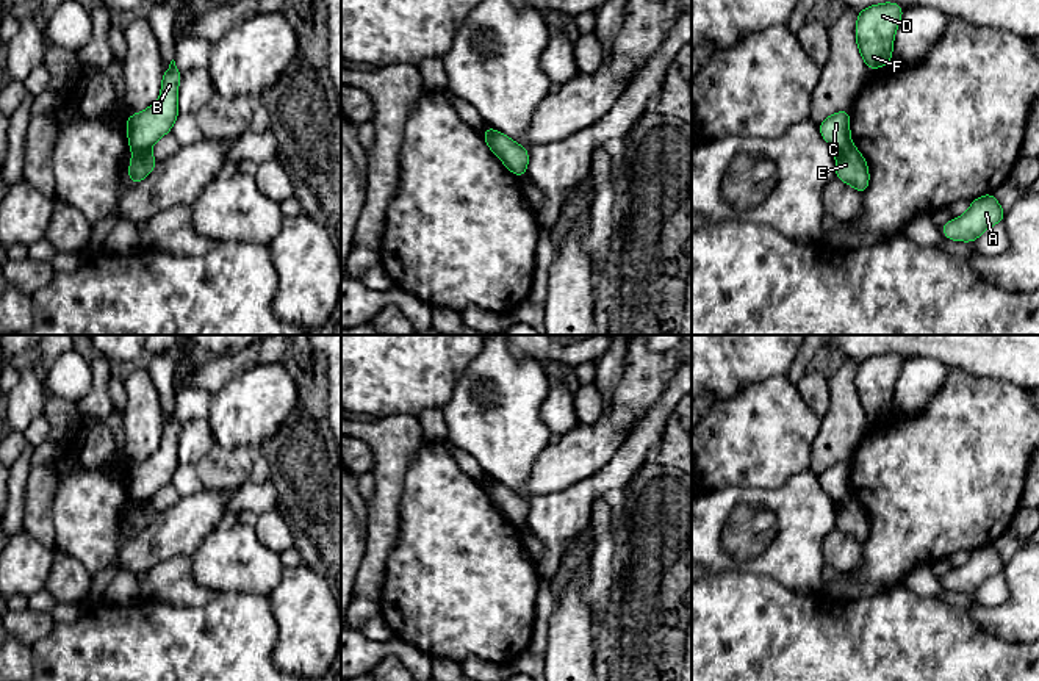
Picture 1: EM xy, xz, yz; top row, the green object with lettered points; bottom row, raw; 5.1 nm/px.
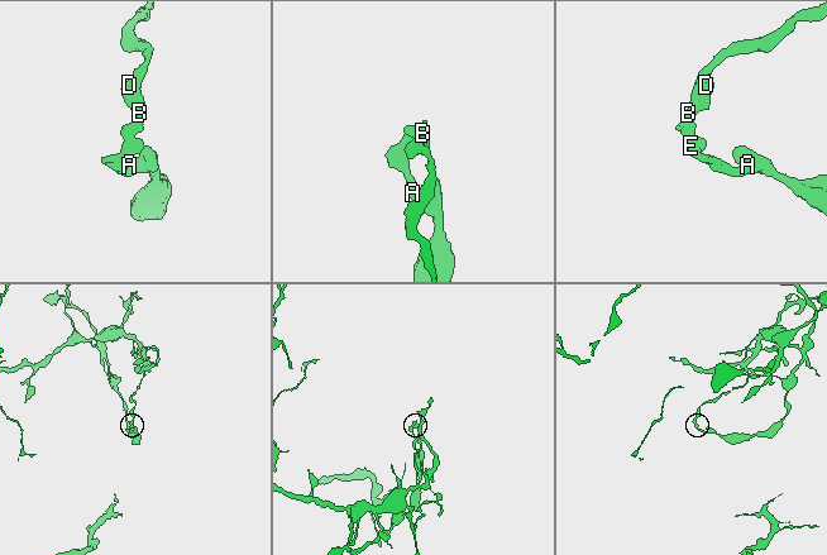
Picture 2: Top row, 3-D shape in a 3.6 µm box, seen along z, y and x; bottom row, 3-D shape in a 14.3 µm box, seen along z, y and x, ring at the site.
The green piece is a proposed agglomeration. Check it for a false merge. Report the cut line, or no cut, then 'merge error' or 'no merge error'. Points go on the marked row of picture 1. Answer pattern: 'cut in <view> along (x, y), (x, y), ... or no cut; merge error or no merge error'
cut in xy along (147, 149), (133, 152); merge error

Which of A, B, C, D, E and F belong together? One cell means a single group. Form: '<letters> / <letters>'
A E / B C D F

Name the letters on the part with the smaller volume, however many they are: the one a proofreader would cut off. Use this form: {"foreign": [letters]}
{"foreign": ["A", "E"]}

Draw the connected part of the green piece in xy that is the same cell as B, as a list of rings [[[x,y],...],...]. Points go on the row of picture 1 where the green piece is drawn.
[[[172,59],[161,80],[161,95],[147,110],[128,114],[127,136],[130,150],[149,150],[161,136],[171,133],[172,125],[180,114],[177,105],[178,83],[182,72]]]

